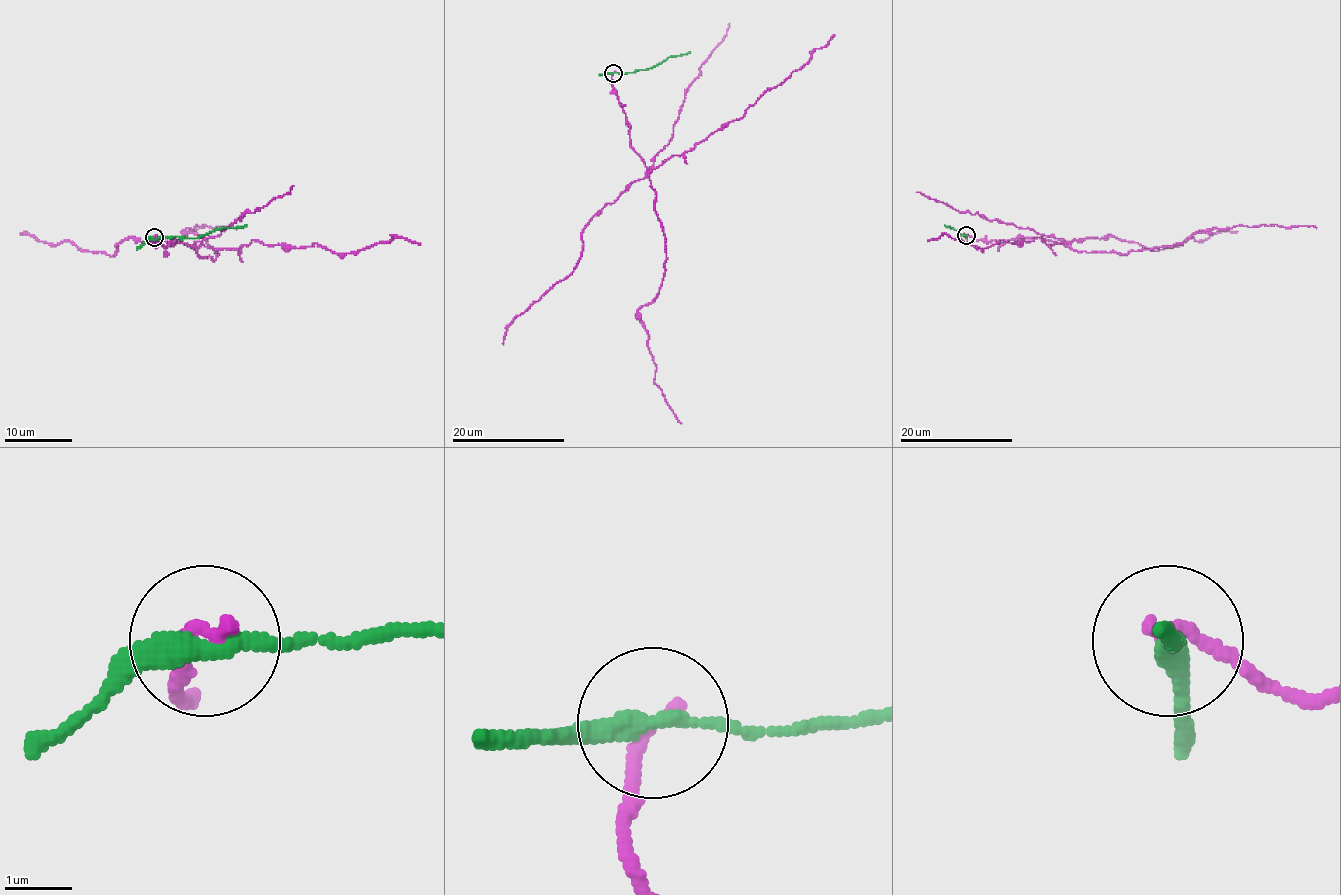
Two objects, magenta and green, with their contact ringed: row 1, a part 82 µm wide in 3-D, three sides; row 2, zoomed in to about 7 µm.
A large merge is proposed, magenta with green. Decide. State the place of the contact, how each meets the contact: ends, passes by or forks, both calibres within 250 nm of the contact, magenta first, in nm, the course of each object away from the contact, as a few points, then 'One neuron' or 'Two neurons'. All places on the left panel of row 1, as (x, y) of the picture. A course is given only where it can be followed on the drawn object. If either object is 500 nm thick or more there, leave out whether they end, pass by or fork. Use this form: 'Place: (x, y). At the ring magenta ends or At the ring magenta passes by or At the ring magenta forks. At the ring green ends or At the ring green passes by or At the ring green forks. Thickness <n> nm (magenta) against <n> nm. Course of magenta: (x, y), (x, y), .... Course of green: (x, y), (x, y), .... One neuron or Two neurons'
Place: (154, 237). At the ring magenta ends. At the ring green passes by. Thickness 240 nm (magenta) against 300 nm. Course of magenta: (153, 236), (152, 243), (174, 240), (214, 260), (216, 251), (199, 234), (184, 231), (202, 224), (236, 229). Course of green: (153, 238), (196, 238), (221, 228), (243, 228), (246, 224). Two neurons

